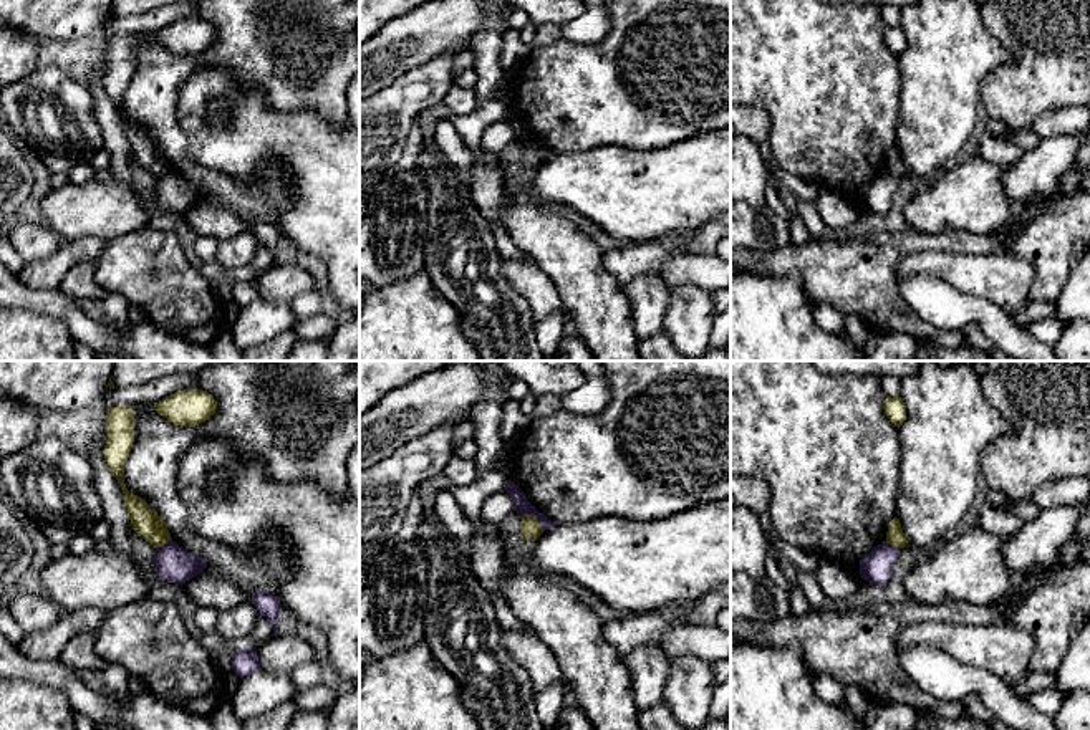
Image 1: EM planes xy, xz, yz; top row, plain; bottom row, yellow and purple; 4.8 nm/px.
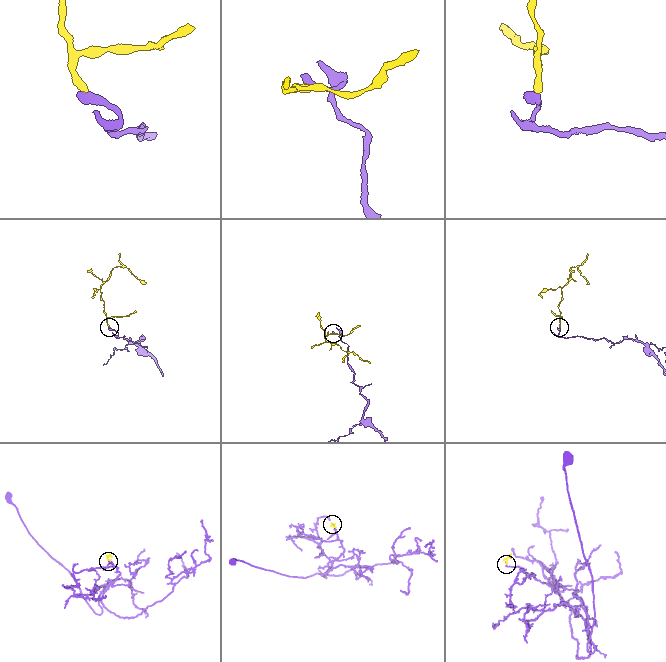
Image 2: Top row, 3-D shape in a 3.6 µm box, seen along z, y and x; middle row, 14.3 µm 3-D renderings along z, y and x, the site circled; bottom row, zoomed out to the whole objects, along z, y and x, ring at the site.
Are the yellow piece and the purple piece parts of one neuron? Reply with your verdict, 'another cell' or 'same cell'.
another cell

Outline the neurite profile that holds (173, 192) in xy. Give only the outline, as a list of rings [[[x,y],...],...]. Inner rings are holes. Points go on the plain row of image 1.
[[[176,170],[156,177],[156,205],[162,210],[184,214],[207,197],[204,187],[184,179]]]

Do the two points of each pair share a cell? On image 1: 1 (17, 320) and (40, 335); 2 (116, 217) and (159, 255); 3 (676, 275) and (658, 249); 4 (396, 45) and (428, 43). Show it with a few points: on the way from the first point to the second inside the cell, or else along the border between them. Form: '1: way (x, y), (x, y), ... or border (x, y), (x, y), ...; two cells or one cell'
1: way (22, 325), (35, 335); one cell
2: border (146, 225), (106, 242); two cells
3: border (694, 250), (676, 255), (660, 277); two cells
4: way (405, 43), (419, 43); one cell

